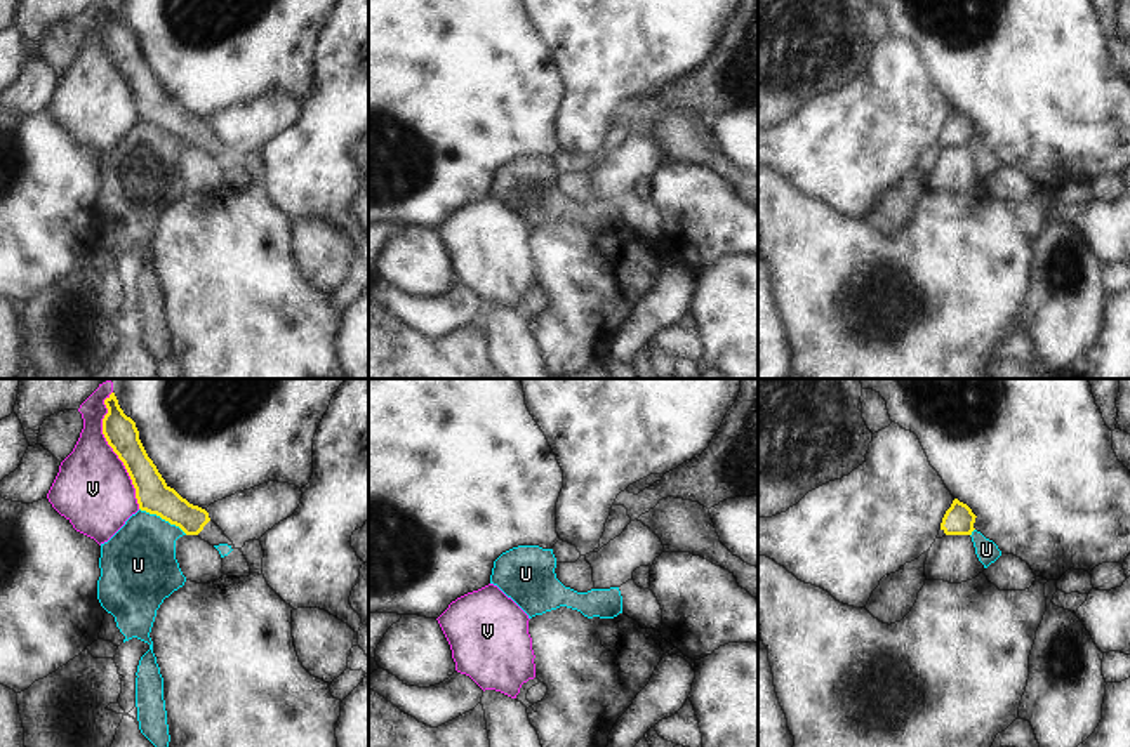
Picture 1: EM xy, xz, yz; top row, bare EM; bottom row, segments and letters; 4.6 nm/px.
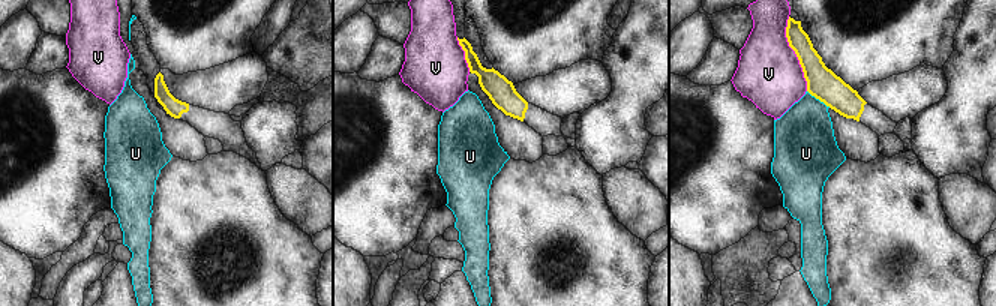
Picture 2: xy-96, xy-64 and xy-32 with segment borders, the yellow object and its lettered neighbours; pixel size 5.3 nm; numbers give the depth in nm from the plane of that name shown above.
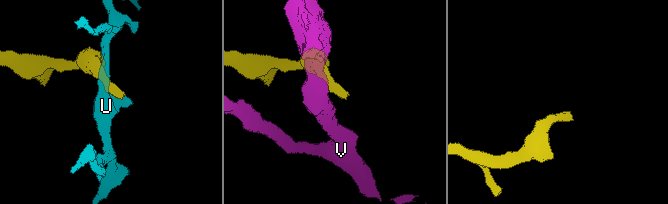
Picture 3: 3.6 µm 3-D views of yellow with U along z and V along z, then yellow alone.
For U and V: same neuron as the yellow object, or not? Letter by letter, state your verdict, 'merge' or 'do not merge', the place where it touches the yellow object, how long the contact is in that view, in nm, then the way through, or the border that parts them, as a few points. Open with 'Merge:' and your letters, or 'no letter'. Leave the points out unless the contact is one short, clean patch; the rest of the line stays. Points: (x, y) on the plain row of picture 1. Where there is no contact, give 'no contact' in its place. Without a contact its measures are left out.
Merge: no letter
U: do not merge | xy (164, 129) | 260 nm | along xy (139, 118), (178, 136), (186, 145)
V: do not merge | xy (113, 61) | 550 nm

